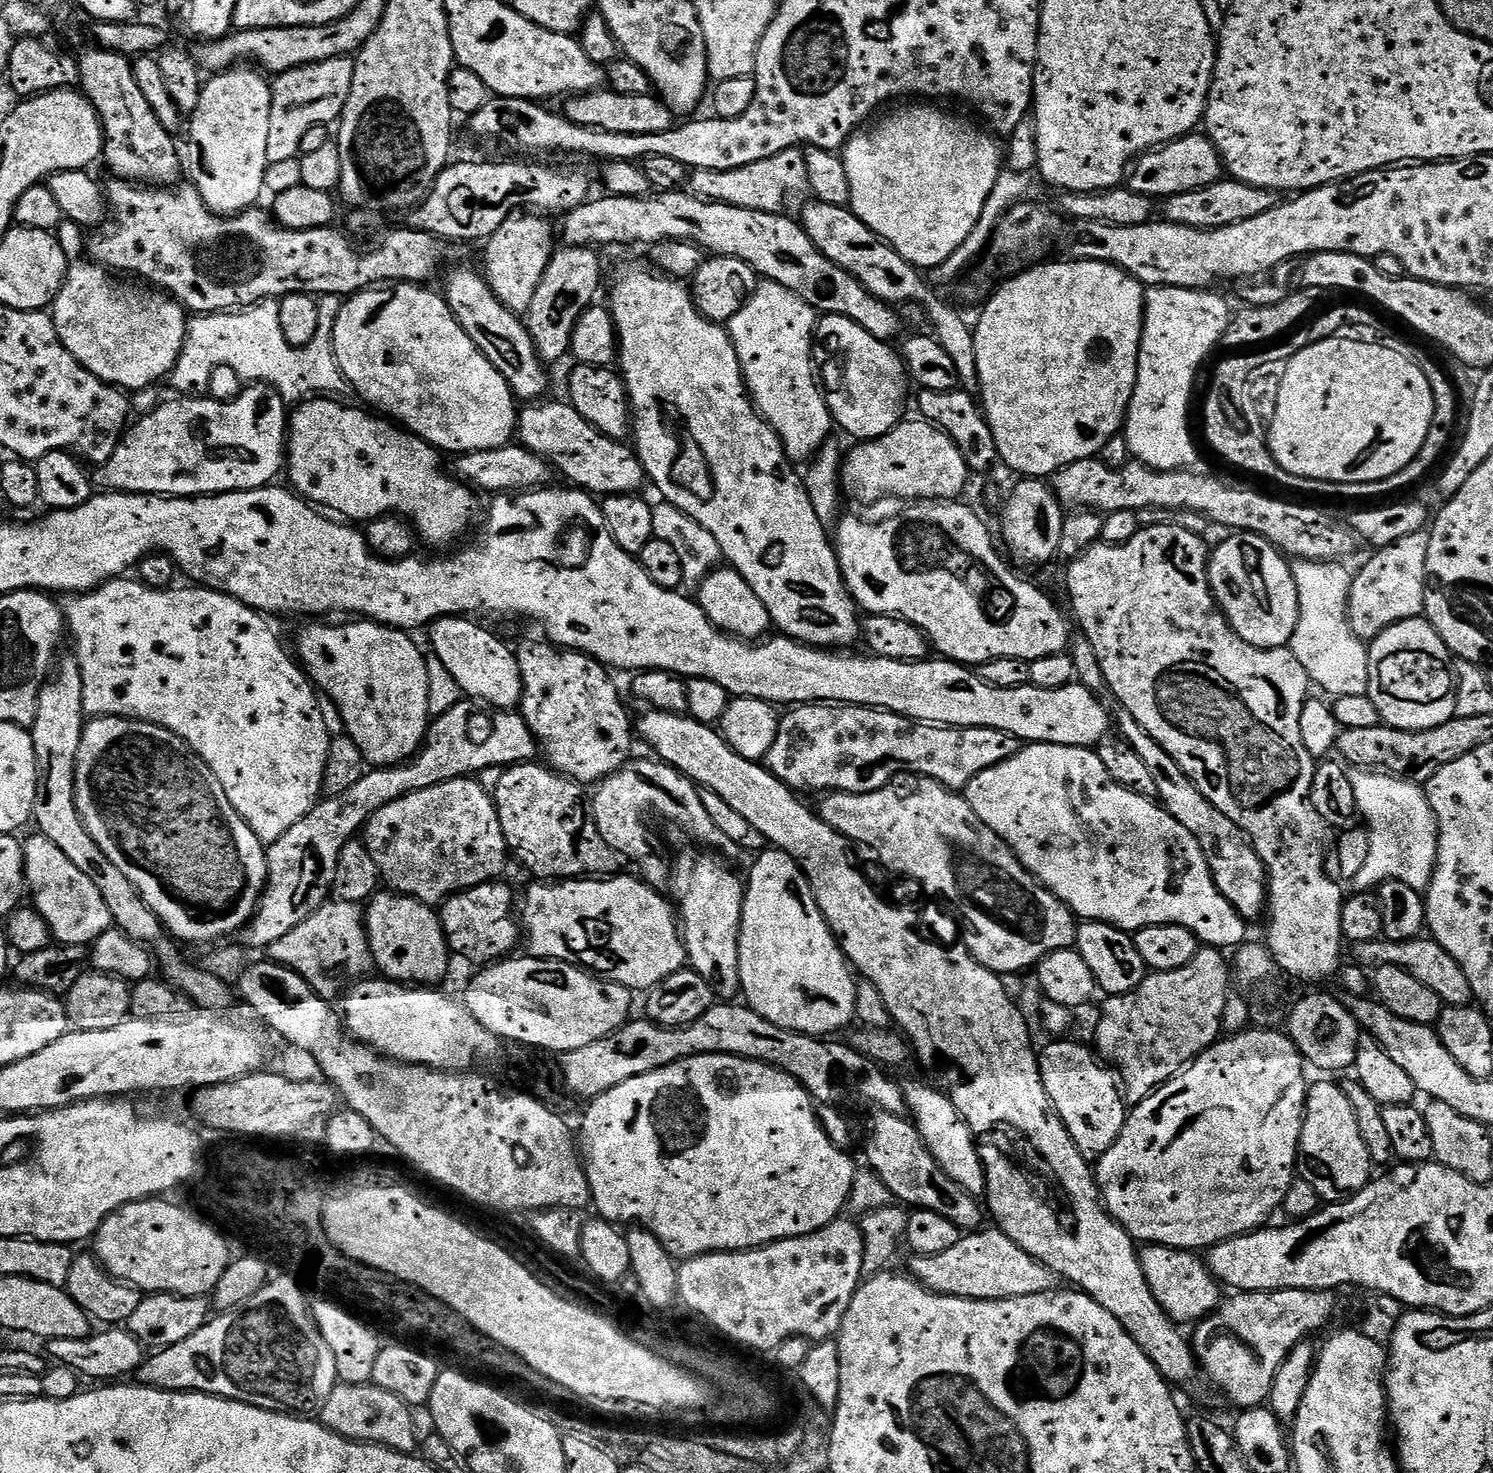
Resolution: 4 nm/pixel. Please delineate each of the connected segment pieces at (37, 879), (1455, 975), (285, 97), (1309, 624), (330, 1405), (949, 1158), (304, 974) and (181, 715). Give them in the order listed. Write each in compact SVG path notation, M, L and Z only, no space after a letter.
M33 834L22 844L24 850L24 883L32 891L31 903L46 918L53 941L61 944L91 945L114 921L98 888L50 842L50 838Z
M1417 938L1415 940L1386 940L1378 939L1374 942L1362 942L1355 945L1355 959L1361 965L1369 966L1394 966L1406 970L1422 986L1434 990L1438 994L1441 1005L1444 1006L1462 1006L1463 1004L1471 1005L1474 997L1470 990L1470 982L1466 979L1466 974L1462 974L1462 966L1442 950L1442 946L1437 940L1431 938Z
M351 57L328 59L324 63L307 64L279 73L271 81L269 141L266 142L269 165L297 157L306 130L316 125L328 126L339 119L353 85L354 64Z
M1296 560L1291 565L1298 590L1298 622L1290 641L1294 658L1302 662L1309 681L1329 697L1368 695L1368 644L1357 638L1348 621L1350 572L1340 562Z
M340 1382L330 1394L330 1398L326 1398L326 1402L321 1406L318 1420L331 1432L345 1436L347 1440L356 1440L360 1444L380 1444L393 1452L412 1454L418 1448L412 1412L413 1409L406 1402L402 1402L398 1394L390 1394L390 1390L382 1390L377 1384Z
M905 1083L902 1089L904 1101L908 1104L910 1120L920 1132L925 1146L937 1160L938 1166L970 1196L983 1197L988 1187L984 1177L984 1164L980 1160L972 1132L958 1114L954 1102L939 1087L931 1088L928 1084Z
M333 900L320 905L306 922L300 923L285 938L271 945L268 949L269 957L275 962L294 969L297 974L327 1000L334 999L342 984L348 980L361 977L367 967L371 967L371 952L368 946L366 916L359 903Z
M117 578L109 580L107 584L92 589L83 594L72 594L63 601L62 611L66 621L67 631L76 639L74 655L82 670L82 706L85 717L97 716L125 716L127 720L141 720L162 726L178 738L182 738L214 770L214 778L222 782L222 790L226 790L226 798L230 798L230 806L238 810L238 814L254 830L261 844L267 846L278 842L290 826L302 822L306 814L310 814L322 796L324 787L324 771L326 758L333 742L333 737L326 730L326 722L322 718L320 696L311 680L308 679L303 667L295 659L288 657L286 649L280 645L278 637L272 633L265 617L255 608L247 608L241 600L228 596L225 592L216 592L212 588L203 586L188 586L180 588L173 586L167 590L162 588L148 588L139 579Z

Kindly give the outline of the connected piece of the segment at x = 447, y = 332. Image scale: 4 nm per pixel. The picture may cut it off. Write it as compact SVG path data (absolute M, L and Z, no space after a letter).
M397 283L347 297L341 303L332 335L338 366L354 392L356 388L357 394L365 400L365 405L381 408L376 410L412 435L422 437L441 453L463 454L500 448L509 443L517 431L517 401L506 378L490 366L482 350L478 350L466 330L462 330L447 299L430 289L419 284Z

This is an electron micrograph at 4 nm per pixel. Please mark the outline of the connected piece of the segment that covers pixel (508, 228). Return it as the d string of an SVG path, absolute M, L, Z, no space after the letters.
M513 214L494 230L484 248L484 268L482 275L488 281L490 290L510 311L517 314L527 313L534 299L534 292L542 280L554 253L553 246L548 245L548 235L552 232L551 219L540 214Z

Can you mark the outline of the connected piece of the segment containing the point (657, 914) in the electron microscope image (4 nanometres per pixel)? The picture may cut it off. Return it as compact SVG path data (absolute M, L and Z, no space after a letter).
M612 874L607 878L573 878L563 882L532 882L536 884L530 885L528 888L528 905L524 908L524 920L522 916L522 924L526 929L526 940L528 936L527 951L538 960L561 960L564 964L572 964L576 968L583 968L589 973L603 978L605 981L620 984L623 988L629 990L637 990L636 988L651 990L666 978L670 978L670 974L674 974L685 967L686 953L684 950L684 938L673 905L671 903L668 905L667 902L656 893L659 891L657 891L653 885L644 883L643 880L632 874L627 874L628 876L620 875L621 874Z

